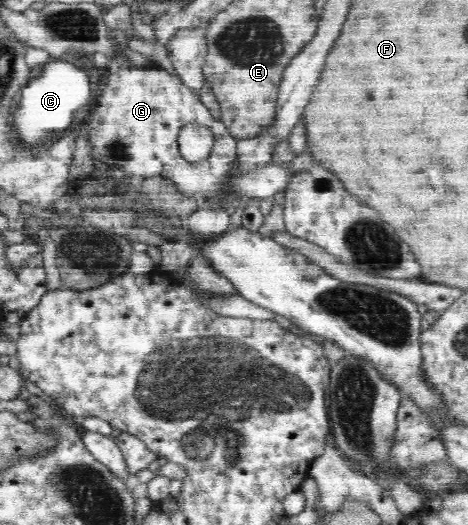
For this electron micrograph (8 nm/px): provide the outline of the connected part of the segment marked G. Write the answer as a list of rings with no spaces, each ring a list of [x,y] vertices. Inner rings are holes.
[[[128,63],[128,67],[126,67],[126,69],[120,69],[118,73],[112,73],[112,75],[108,77],[107,85],[104,87],[104,91],[102,91],[102,97],[100,97],[100,101],[98,101],[98,107],[96,107],[96,111],[94,111],[94,115],[92,115],[90,125],[88,125],[88,127],[92,129],[92,133],[89,135],[89,141],[93,147],[93,154],[96,155],[96,161],[98,161],[98,163],[106,163],[106,165],[114,165],[114,167],[122,169],[128,177],[132,175],[132,177],[142,177],[142,180],[144,180],[146,177],[154,178],[154,175],[158,175],[159,178],[168,179],[170,182],[174,183],[175,186],[178,187],[178,190],[188,197],[213,197],[213,195],[226,191],[222,190],[222,185],[224,185],[224,183],[230,183],[230,165],[232,165],[232,159],[230,159],[230,145],[234,145],[236,147],[238,139],[233,135],[230,135],[230,132],[221,120],[216,120],[216,118],[212,116],[210,109],[201,102],[199,94],[196,94],[192,88],[184,85],[184,82],[182,82],[178,74],[172,74],[157,66],[136,67]],[[191,123],[205,125],[206,127],[209,127],[212,134],[214,134],[215,143],[212,148],[212,152],[210,153],[210,158],[207,161],[190,163],[180,156],[177,136],[182,127]]]

